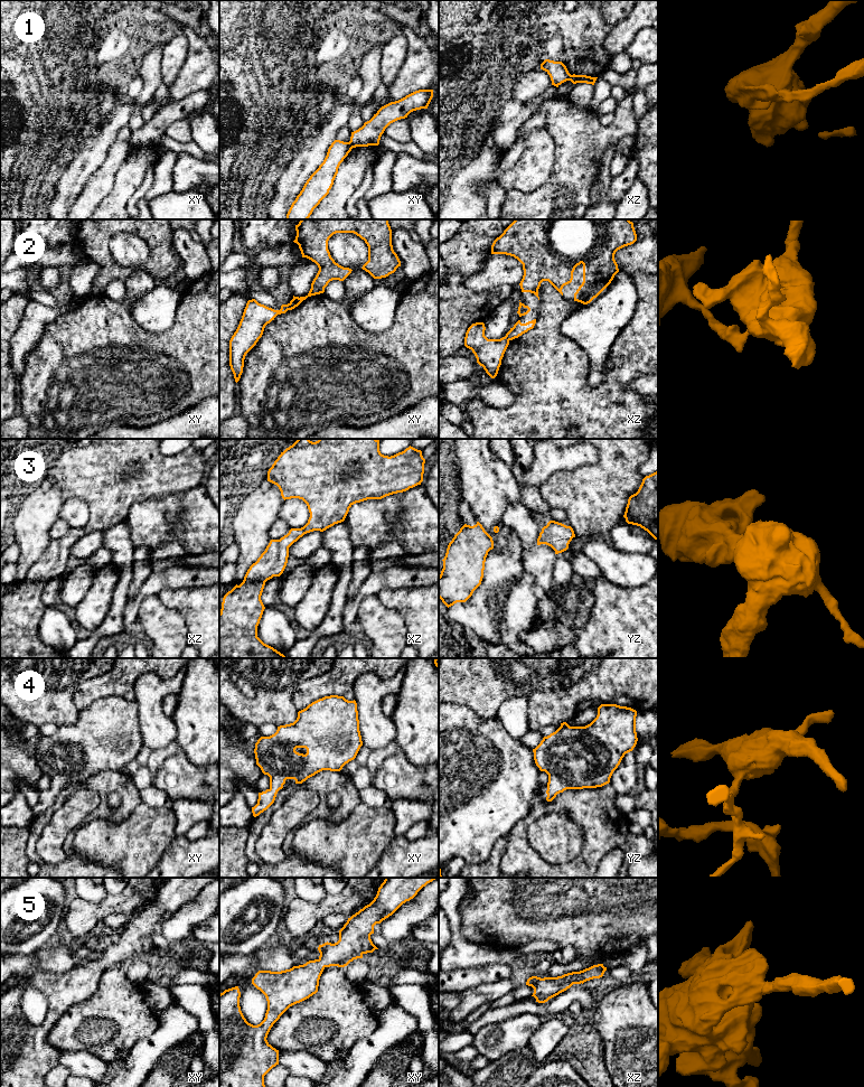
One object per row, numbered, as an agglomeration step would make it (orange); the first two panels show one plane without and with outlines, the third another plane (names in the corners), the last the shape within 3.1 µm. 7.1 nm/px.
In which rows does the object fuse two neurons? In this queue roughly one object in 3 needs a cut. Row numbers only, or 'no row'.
1, 2

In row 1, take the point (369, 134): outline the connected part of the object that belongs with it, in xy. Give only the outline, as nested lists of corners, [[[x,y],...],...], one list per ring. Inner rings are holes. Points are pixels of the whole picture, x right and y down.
[[[419,90],[405,97],[382,106],[361,128],[351,132],[350,146],[378,146],[385,129],[393,122],[405,119],[416,110],[428,109],[433,97],[433,90]]]

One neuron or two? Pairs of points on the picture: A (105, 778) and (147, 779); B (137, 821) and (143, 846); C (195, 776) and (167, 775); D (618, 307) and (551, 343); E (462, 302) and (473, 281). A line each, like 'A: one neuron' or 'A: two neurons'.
A: two neurons
B: one neuron
C: one neuron
D: two neurons
E: two neurons

